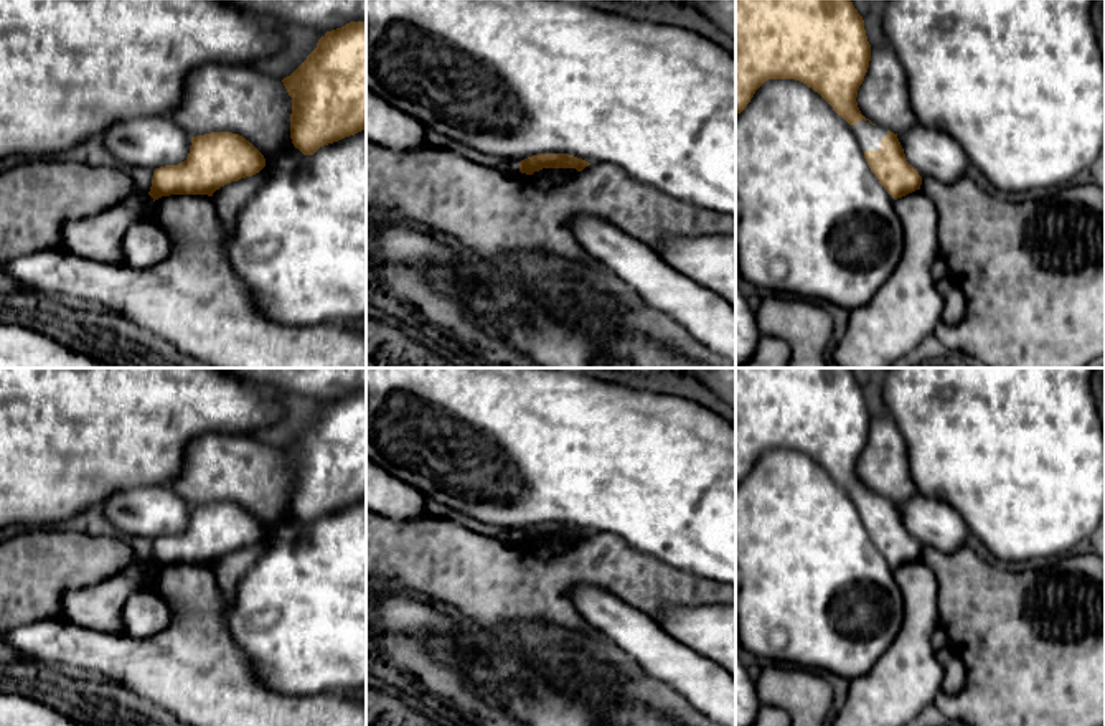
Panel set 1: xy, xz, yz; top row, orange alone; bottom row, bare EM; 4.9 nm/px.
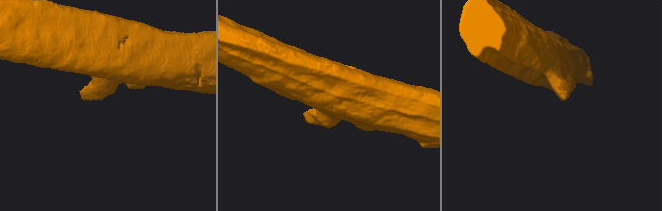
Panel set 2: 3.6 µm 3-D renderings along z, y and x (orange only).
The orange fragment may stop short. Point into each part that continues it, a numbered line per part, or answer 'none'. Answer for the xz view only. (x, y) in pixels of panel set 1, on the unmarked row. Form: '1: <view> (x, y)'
none

